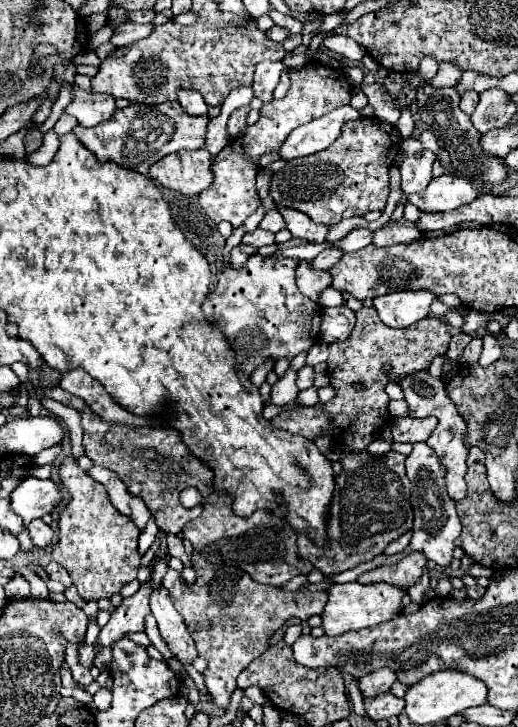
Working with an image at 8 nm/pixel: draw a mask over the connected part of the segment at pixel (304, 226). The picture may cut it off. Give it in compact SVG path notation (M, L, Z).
M279 208L279 212L283 214L285 222L287 222L287 230L297 236L297 238L305 238L309 242L325 242L327 232L331 226L327 224L315 224L307 214L293 210L293 208Z

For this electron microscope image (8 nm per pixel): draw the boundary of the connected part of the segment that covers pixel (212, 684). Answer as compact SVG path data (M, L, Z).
M193 550L191 564L197 572L197 580L193 584L187 584L175 572L169 572L163 578L163 586L169 590L177 612L183 616L199 656L207 660L205 686L213 696L213 702L227 708L241 670L269 648L269 640L285 622L291 618L307 620L313 614L321 614L327 602L327 592L311 592L305 588L289 592L281 586L265 586L255 582L241 568L233 566L233 570L219 570L199 550Z

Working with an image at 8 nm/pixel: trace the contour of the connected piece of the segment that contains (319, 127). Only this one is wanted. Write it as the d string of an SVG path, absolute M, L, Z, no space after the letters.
M339 106L329 114L315 118L305 126L295 128L279 148L281 160L289 162L293 158L309 156L319 150L325 150L337 140L343 124L359 118L361 118L361 112L355 110L353 106Z

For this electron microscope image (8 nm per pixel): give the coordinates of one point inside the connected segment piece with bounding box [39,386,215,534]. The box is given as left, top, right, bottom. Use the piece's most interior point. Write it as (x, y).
(159, 483)

